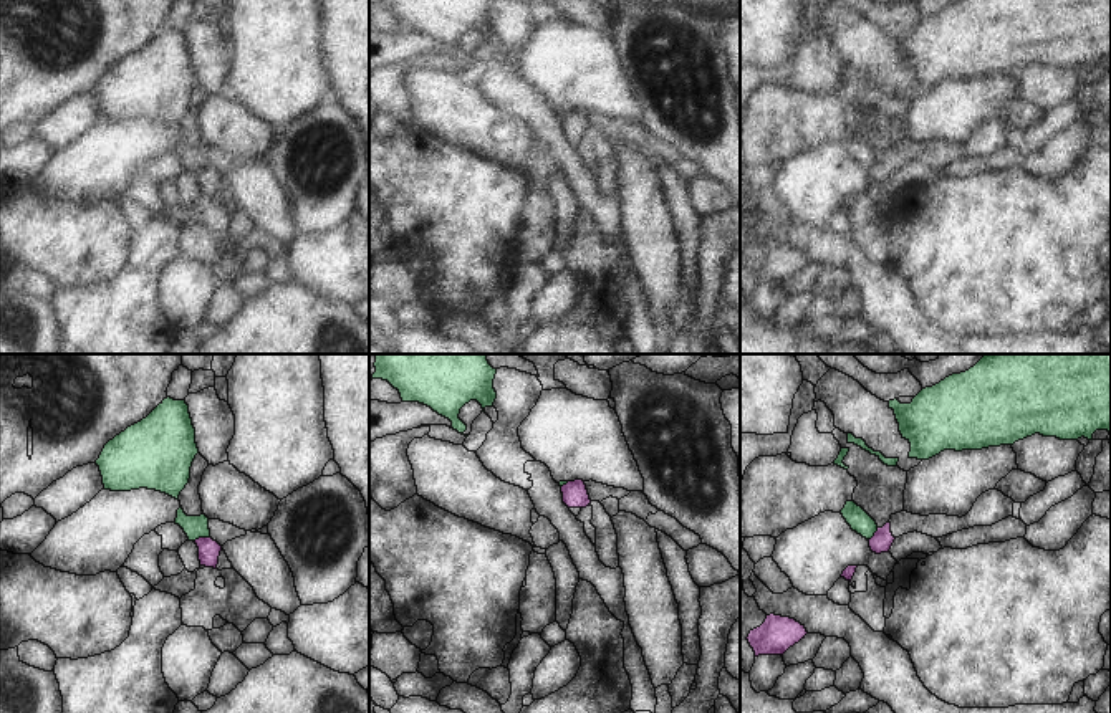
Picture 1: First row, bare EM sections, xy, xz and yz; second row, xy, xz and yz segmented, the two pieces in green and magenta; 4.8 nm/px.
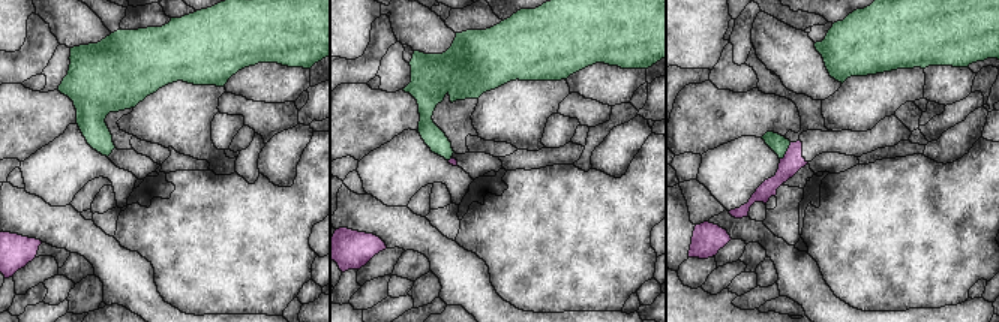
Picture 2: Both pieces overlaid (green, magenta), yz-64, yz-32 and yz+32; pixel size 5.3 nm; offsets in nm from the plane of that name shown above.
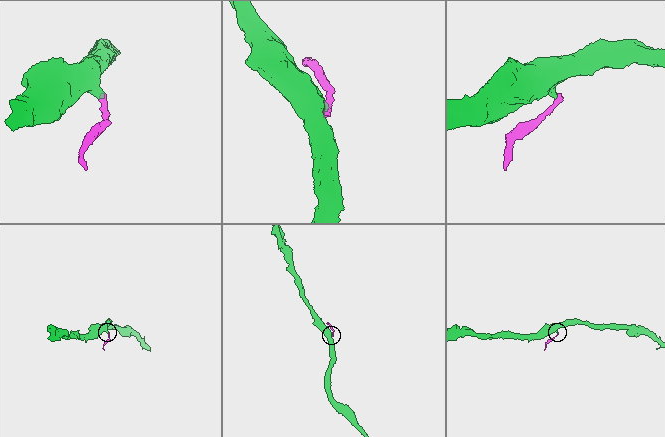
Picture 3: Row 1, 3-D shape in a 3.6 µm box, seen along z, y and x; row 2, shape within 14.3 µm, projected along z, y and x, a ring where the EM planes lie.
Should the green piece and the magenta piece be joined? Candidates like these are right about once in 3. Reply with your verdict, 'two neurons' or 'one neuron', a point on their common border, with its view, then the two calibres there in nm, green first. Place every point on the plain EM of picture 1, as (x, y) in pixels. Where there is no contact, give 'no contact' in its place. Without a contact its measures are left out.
two neurons; contact xy (201, 166); calibres 110 and 110 nm

